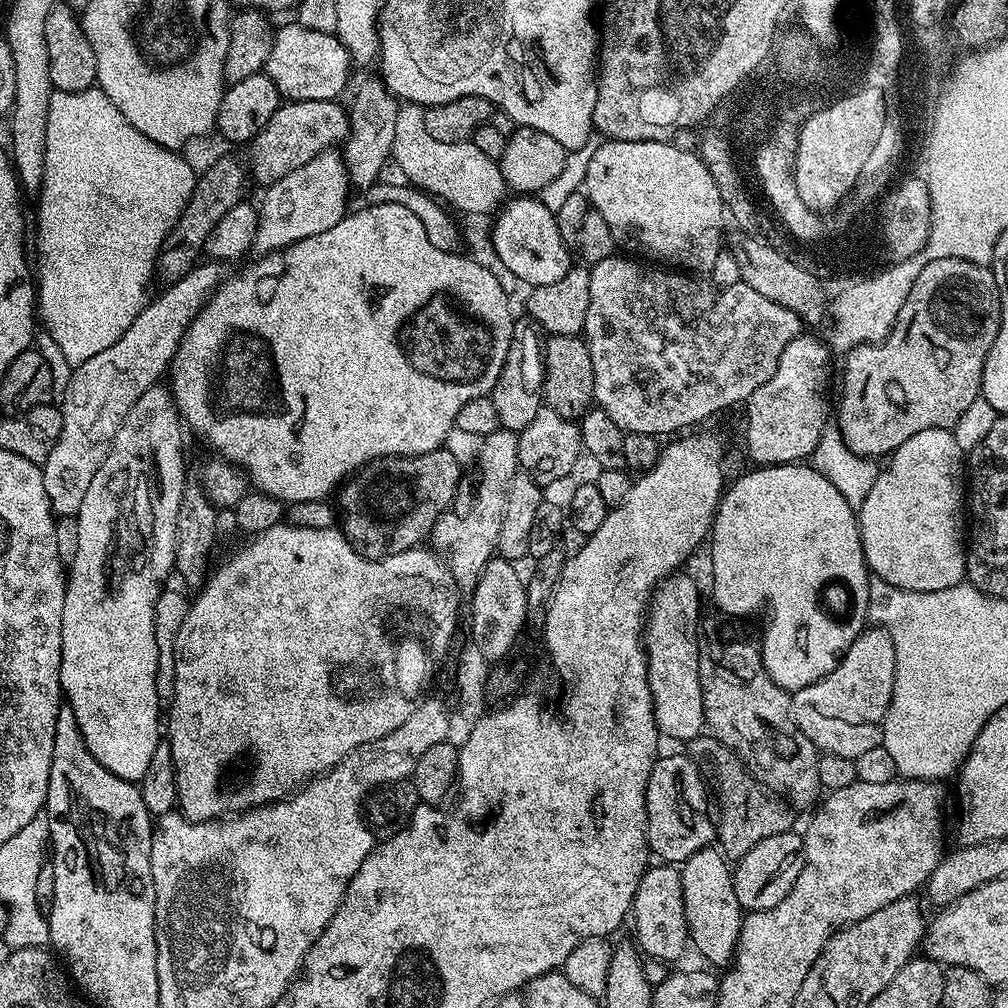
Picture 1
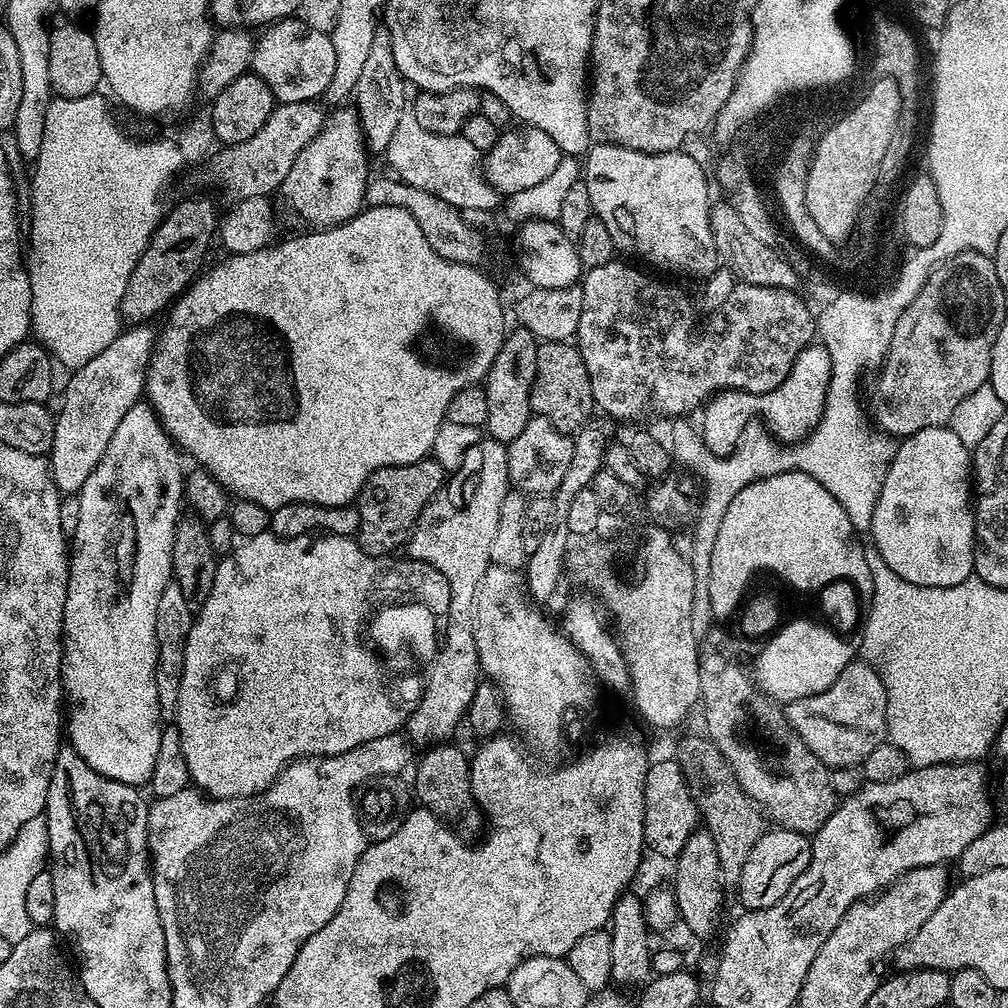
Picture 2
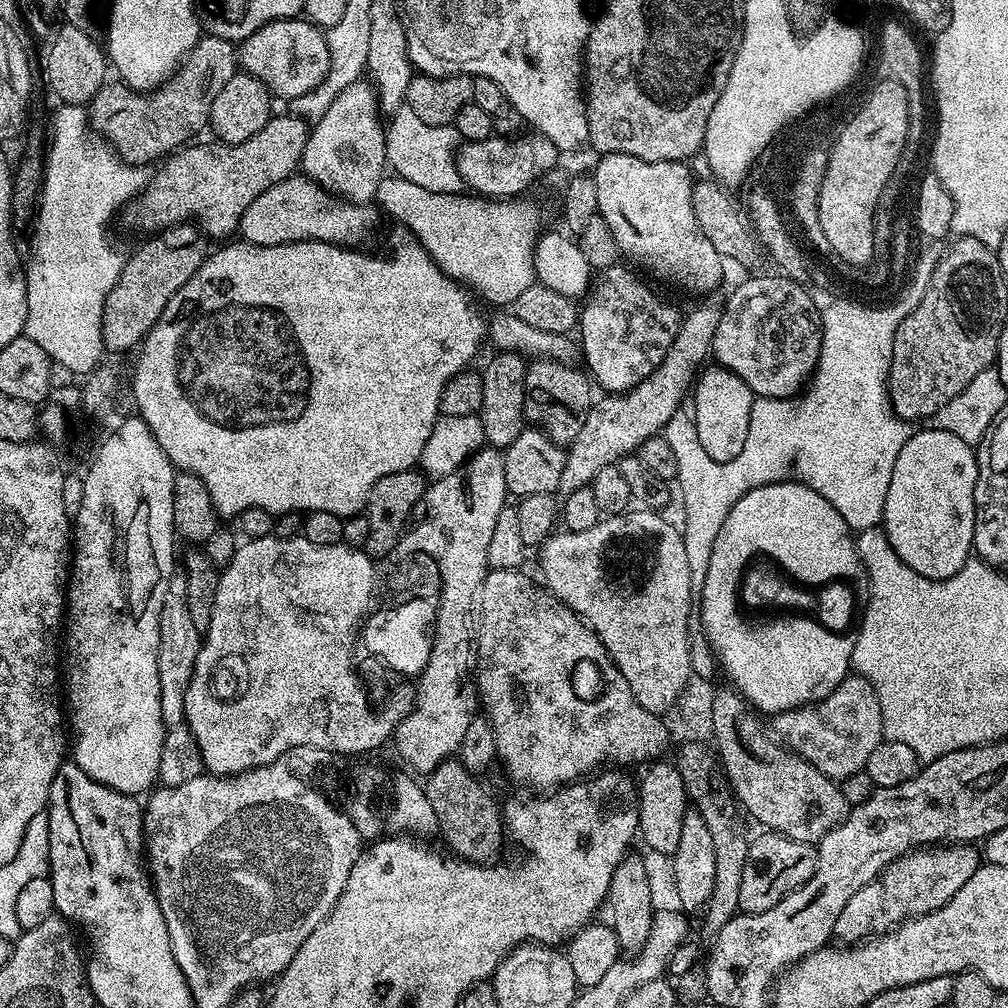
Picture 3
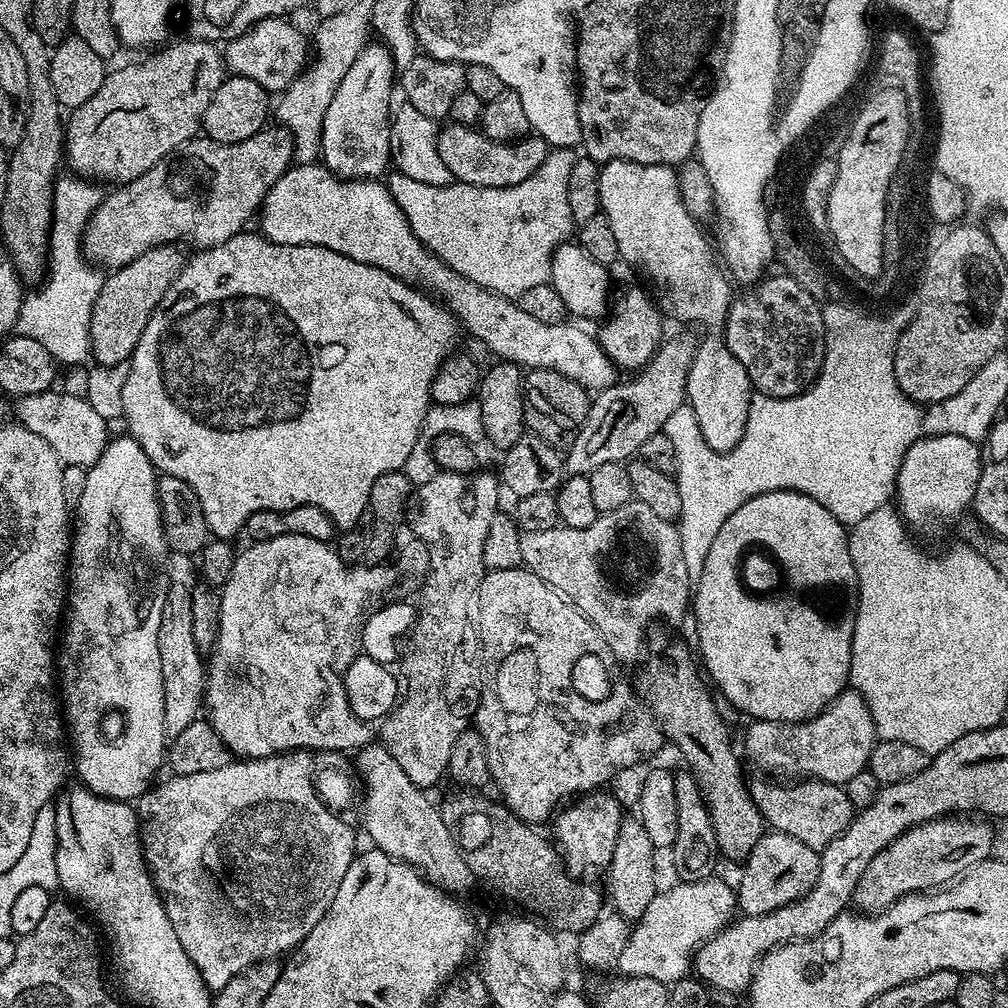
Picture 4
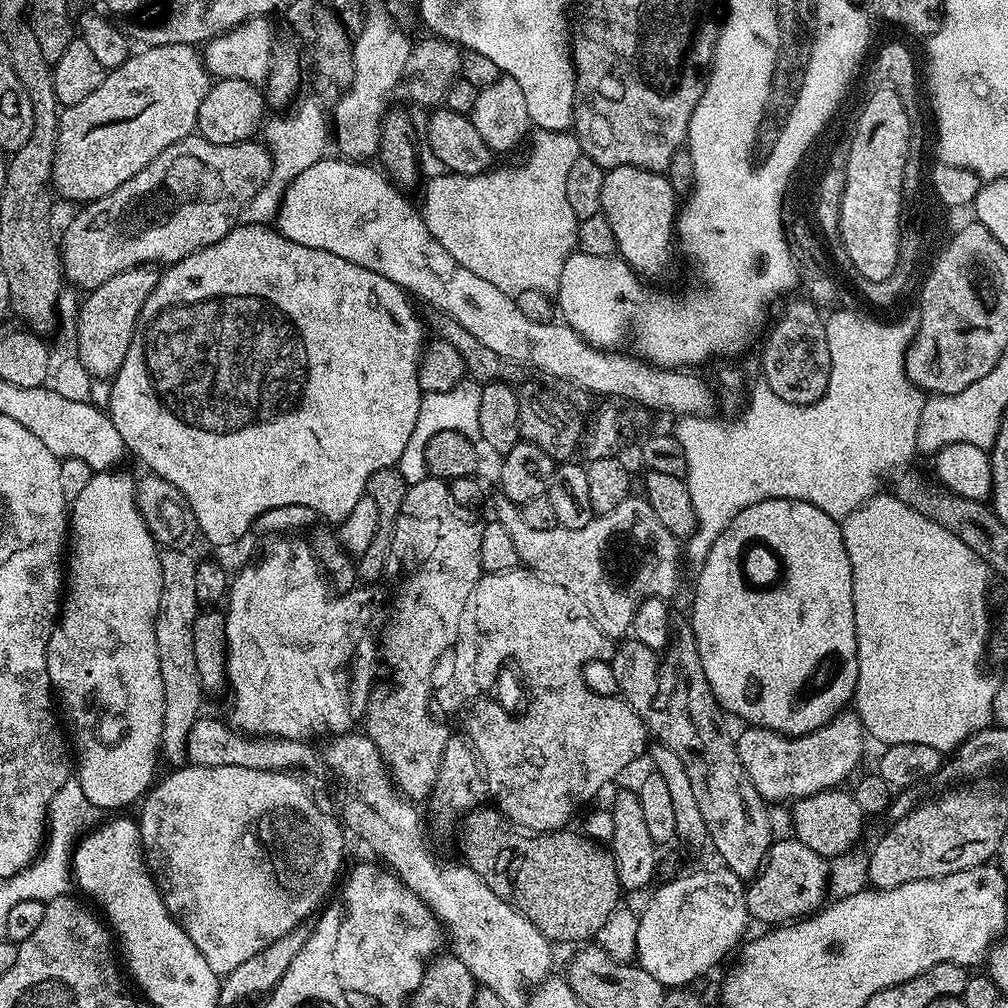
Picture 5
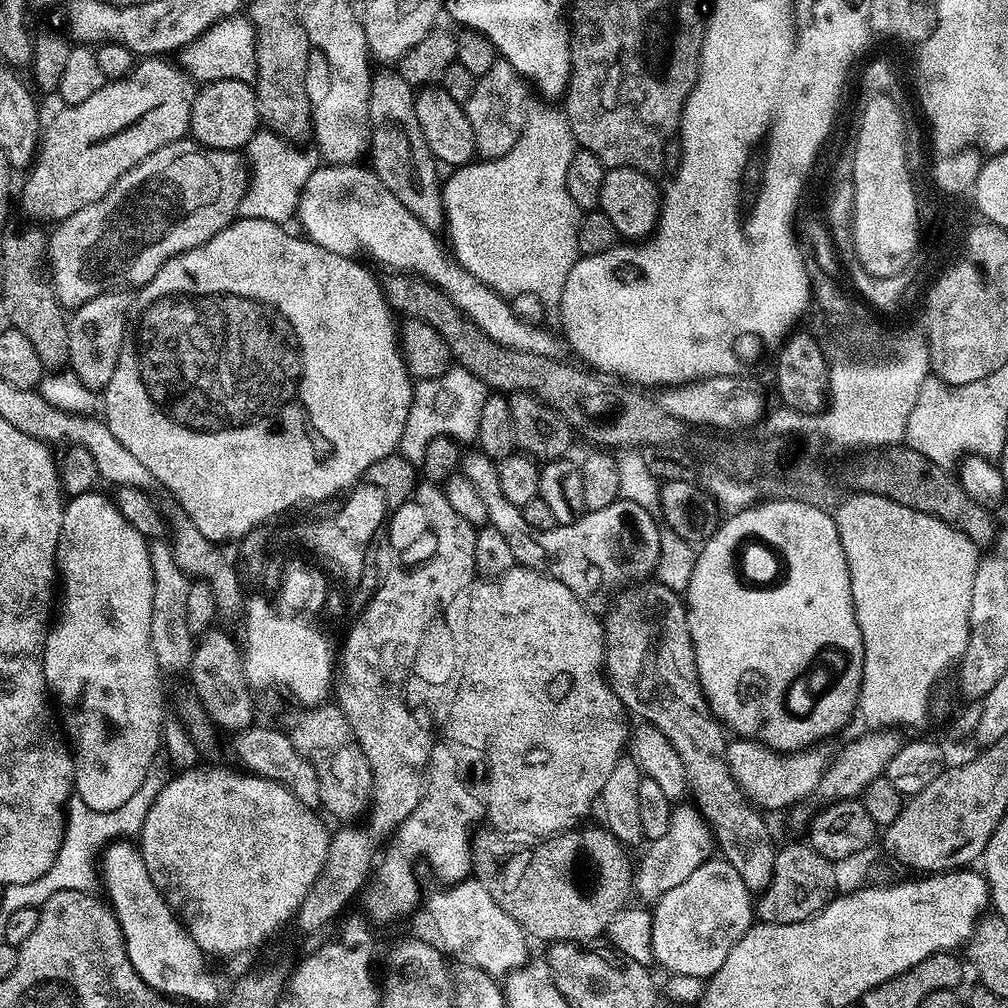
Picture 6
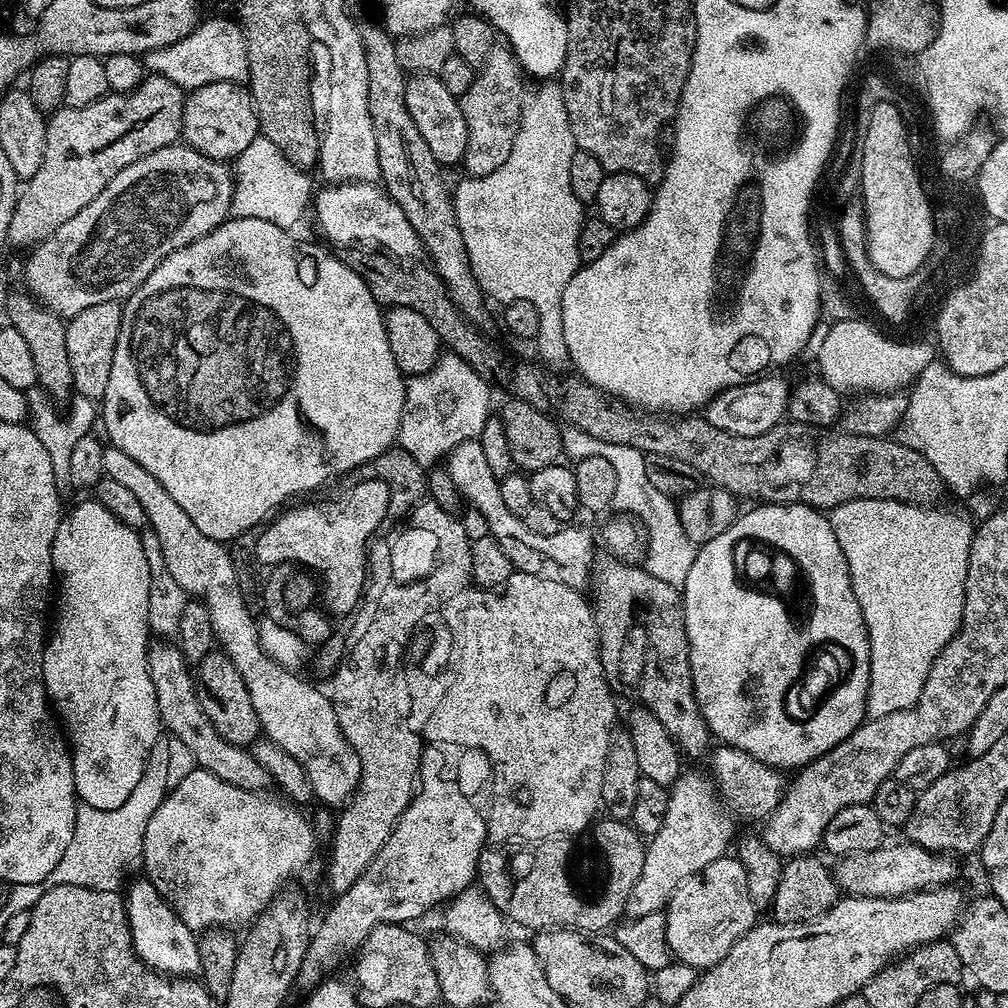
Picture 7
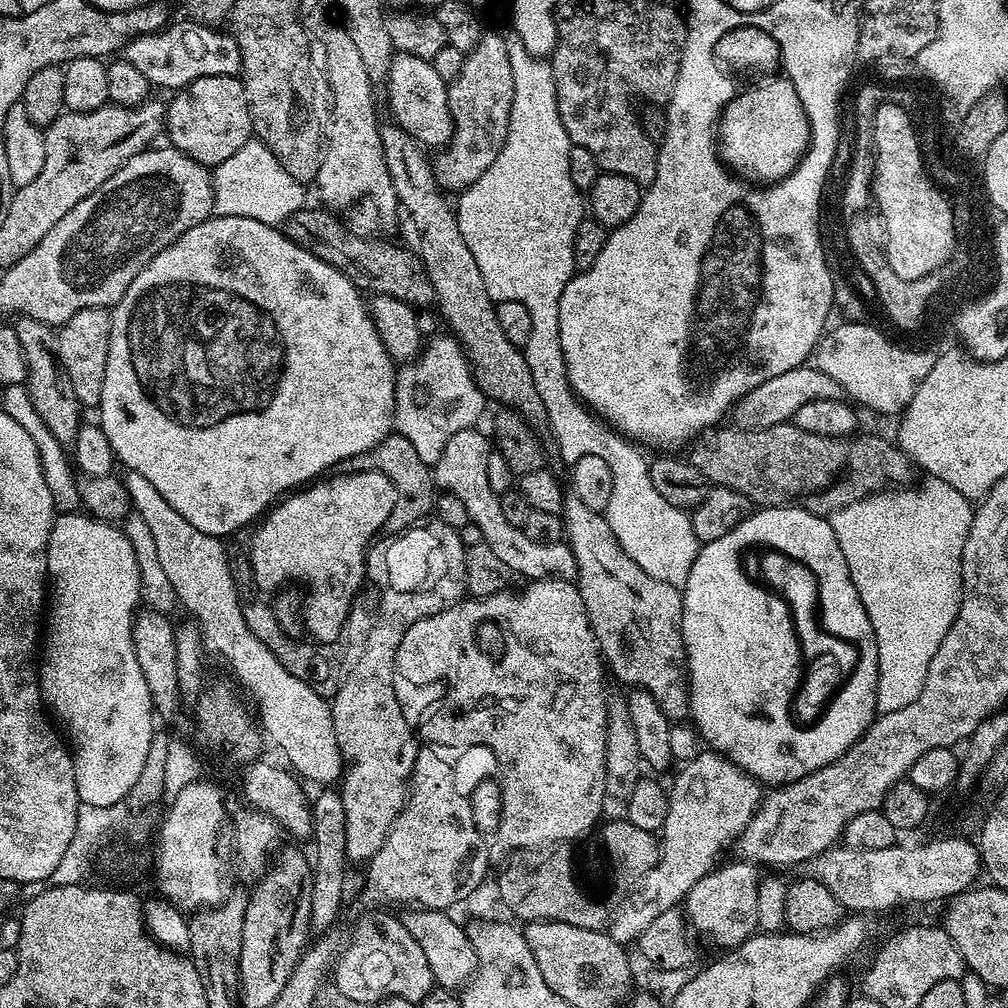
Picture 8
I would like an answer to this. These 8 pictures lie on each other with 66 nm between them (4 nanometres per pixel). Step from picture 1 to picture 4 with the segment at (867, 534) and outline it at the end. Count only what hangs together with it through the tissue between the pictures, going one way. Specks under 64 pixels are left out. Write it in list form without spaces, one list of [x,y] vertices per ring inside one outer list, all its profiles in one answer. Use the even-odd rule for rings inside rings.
[[[955,434],[921,435],[914,446],[906,450],[896,479],[894,500],[904,524],[913,529],[936,528],[943,520],[955,521],[963,517],[967,513],[964,511],[973,507],[981,471],[982,448],[979,443]]]

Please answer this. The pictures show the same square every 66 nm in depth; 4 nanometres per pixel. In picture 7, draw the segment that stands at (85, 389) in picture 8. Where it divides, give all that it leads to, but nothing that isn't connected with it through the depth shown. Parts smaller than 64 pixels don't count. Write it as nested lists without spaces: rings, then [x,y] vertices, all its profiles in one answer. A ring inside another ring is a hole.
[[[117,301],[98,302],[98,306],[90,306],[90,310],[82,310],[82,314],[71,317],[66,324],[66,355],[70,357],[70,374],[75,395],[85,396],[88,400],[103,401],[106,385],[110,383],[110,362],[114,362],[114,346],[118,342],[118,330],[122,322],[122,308]]]

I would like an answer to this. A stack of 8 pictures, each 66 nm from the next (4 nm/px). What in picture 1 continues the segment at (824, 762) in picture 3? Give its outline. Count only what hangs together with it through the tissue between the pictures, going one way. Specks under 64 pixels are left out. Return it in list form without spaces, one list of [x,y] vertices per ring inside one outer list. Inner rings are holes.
[[[868,626],[856,637],[836,664],[834,670],[830,670],[815,684],[807,684],[804,688],[791,693],[792,717],[796,725],[814,742],[814,746],[821,753],[829,756],[841,756],[856,760],[858,754],[866,754],[866,750],[874,750],[881,747],[884,738],[884,715],[892,701],[894,690],[894,642],[890,634],[882,626]]]

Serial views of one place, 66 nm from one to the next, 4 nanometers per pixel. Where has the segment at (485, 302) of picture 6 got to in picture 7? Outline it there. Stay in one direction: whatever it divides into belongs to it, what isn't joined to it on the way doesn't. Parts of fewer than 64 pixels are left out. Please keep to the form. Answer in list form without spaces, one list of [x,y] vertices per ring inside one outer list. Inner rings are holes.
[[[345,182],[335,186],[324,186],[315,193],[314,212],[316,208],[316,224],[320,232],[332,244],[352,244],[348,246],[368,246],[377,244],[393,258],[412,258],[415,252],[421,251],[420,239],[406,222],[406,214],[402,214],[402,206],[391,200],[383,187],[376,182]]]

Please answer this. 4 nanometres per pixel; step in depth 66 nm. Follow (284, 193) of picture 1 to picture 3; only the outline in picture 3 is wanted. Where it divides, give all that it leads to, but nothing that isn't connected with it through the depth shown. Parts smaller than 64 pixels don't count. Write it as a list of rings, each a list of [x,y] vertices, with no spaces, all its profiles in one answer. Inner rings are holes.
[[[361,78],[356,83],[346,86],[338,98],[322,114],[322,118],[311,125],[308,133],[308,141],[304,147],[304,153],[300,159],[300,168],[303,175],[315,182],[319,188],[324,188],[340,199],[353,204],[365,204],[375,197],[378,190],[378,182],[386,172],[385,161],[385,125],[381,122],[382,113],[380,101],[376,98],[376,90],[367,79]]]

